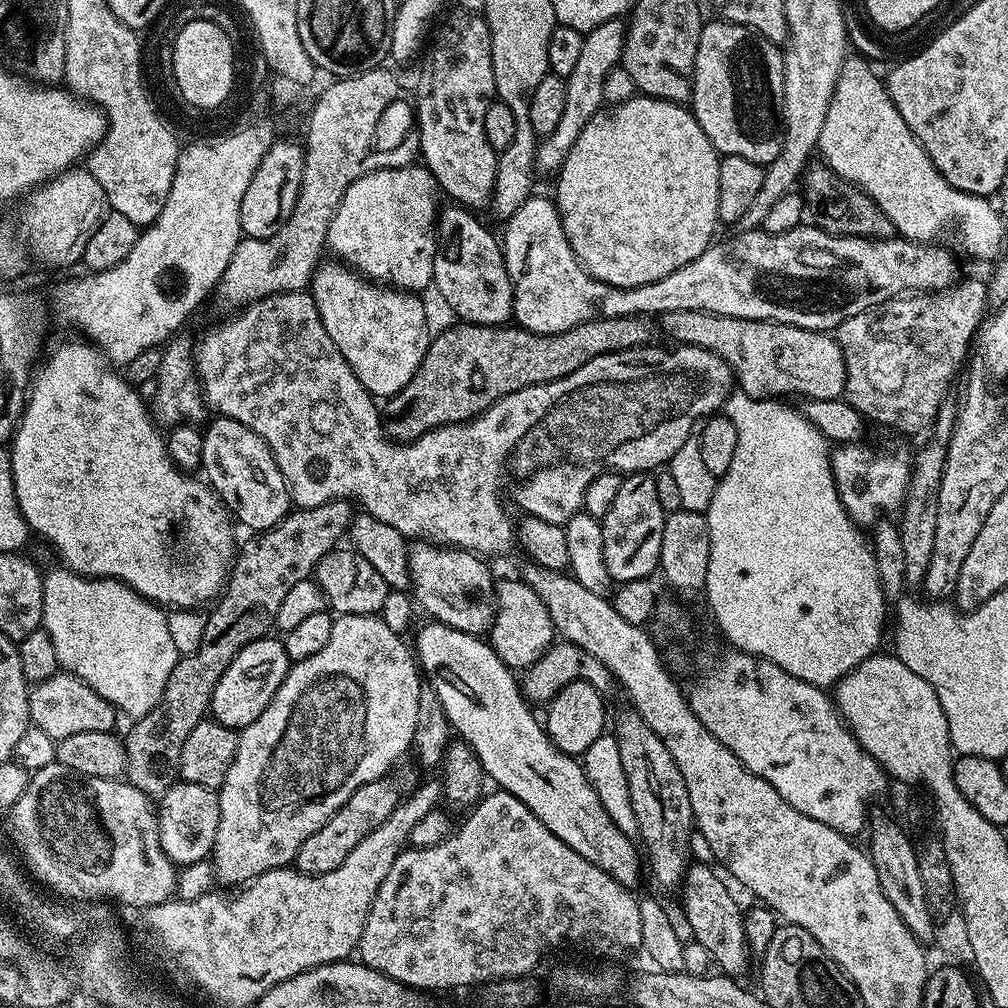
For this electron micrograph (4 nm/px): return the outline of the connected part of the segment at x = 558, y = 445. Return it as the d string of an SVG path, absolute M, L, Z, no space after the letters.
M311 291L276 292L273 296L256 300L243 310L229 316L232 317L224 325L214 325L201 338L200 344L198 340L194 348L196 374L200 377L200 390L204 393L205 405L209 409L217 408L215 411L219 415L234 418L234 422L242 422L242 426L254 430L254 434L263 438L266 446L270 446L274 454L274 462L278 462L278 470L282 470L282 478L286 478L288 493L296 508L313 508L327 500L350 500L359 507L361 504L364 507L361 509L367 515L378 518L378 522L386 522L386 526L394 526L394 530L398 530L406 538L416 542L431 542L437 546L474 552L484 558L500 556L503 552L510 551L512 544L514 548L514 520L512 524L507 510L504 509L504 491L507 488L524 514L563 526L576 512L583 509L586 486L590 486L590 482L594 482L598 474L602 474L605 470L631 474L651 473L653 470L663 469L692 434L692 427L696 421L703 421L719 413L734 391L732 367L717 352L711 352L693 344L673 347L673 352L667 352L664 348L641 346L590 358L586 366L578 366L578 370L574 370L574 374L566 374L566 378L526 386L526 390L506 394L506 398L494 402L481 416L473 416L472 419L465 420L463 424L443 424L442 427L426 433L418 440L393 442L384 435L382 412L377 401L364 389L362 382L358 382L354 370L346 362L346 358L342 358L338 346L334 346L330 334L326 334L326 326L322 326L322 318L318 314L318 306L314 302Z

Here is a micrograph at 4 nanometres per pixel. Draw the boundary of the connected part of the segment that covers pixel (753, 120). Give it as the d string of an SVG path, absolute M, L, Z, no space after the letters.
M715 19L700 30L690 111L717 153L767 166L778 158L783 144L784 52L745 24Z

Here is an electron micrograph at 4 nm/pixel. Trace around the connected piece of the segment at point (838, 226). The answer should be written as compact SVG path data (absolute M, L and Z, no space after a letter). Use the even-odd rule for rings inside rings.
M827 166L809 167L802 177L802 195L814 219L815 227L835 236L864 236L868 240L887 240L894 229L890 218L882 214L877 204L848 180L843 180L837 172ZM804 186L804 188L803 188Z

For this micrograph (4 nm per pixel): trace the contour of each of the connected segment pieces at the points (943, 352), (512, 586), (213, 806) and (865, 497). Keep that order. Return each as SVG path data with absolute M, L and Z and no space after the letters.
M983 279L963 280L938 292L895 296L878 306L862 310L862 314L846 318L834 330L836 345L844 351L848 375L844 396L861 416L869 421L877 420L888 428L897 428L900 432L920 432L935 425L938 410L949 395L948 383L969 359L974 337L986 316L984 308L989 307L987 283Z
M523 579L499 581L496 584L496 616L492 619L490 643L507 668L527 670L554 643L552 619L538 594Z
M177 782L158 800L158 838L166 858L183 866L199 860L208 860L218 834L220 798L213 789L197 784Z
M864 443L841 444L831 449L832 477L848 517L857 526L872 526L883 517L880 516L883 512L896 514L904 507L914 456L904 448L875 448L872 444Z

